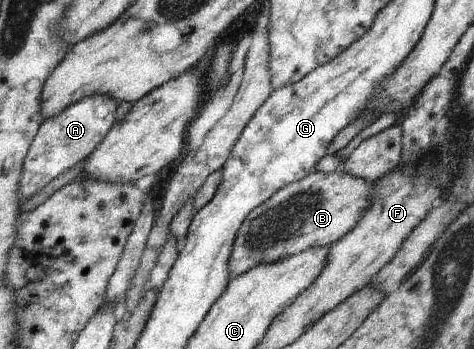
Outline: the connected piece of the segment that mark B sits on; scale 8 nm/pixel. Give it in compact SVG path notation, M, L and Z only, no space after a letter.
M340 167L331 173L315 171L303 181L285 185L241 225L230 261L231 276L243 275L257 265L275 263L313 247L333 245L357 227L376 199L376 183L353 177Z

